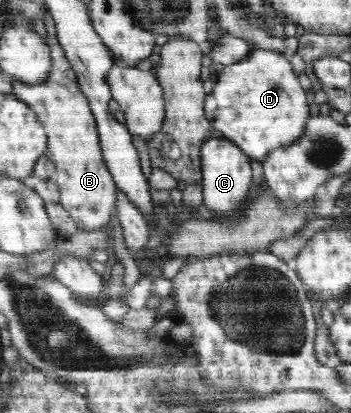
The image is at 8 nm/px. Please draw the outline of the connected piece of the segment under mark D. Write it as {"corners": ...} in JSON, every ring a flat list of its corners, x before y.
{"corners":[[253,46,246,58,226,65,203,103,206,119,216,132,240,147,251,160,263,162,271,150,298,140,311,115,306,92,288,58]]}

